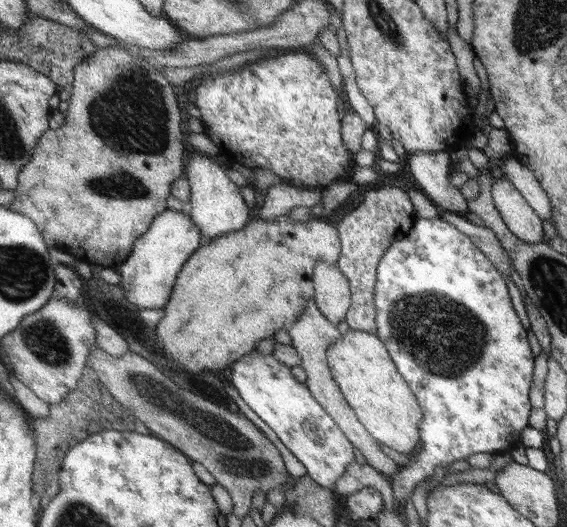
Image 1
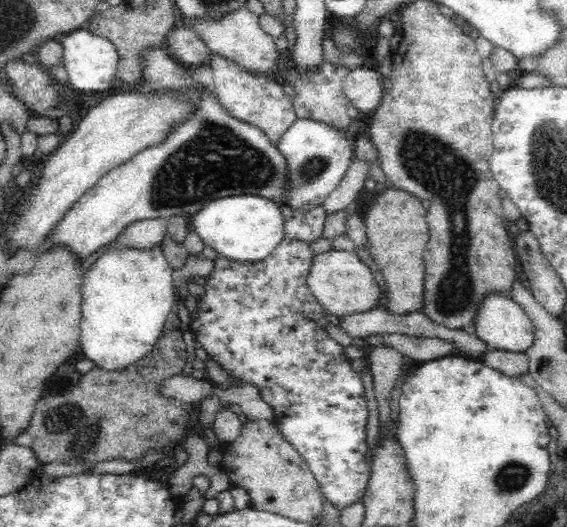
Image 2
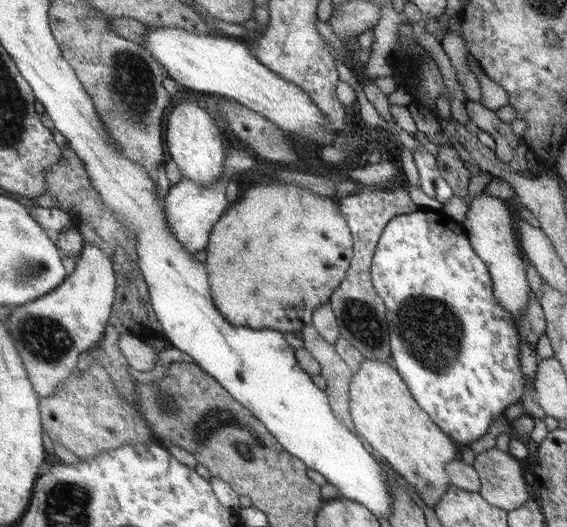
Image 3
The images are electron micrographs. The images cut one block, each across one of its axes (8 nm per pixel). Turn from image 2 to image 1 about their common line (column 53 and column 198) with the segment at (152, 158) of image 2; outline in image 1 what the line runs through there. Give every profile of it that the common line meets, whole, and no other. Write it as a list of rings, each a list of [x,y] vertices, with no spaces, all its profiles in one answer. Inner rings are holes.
[[[167,209],[155,216],[147,232],[135,240],[130,256],[115,268],[120,279],[119,288],[125,292],[129,304],[139,310],[162,309],[170,299],[178,273],[197,246],[199,228],[188,213]]]

